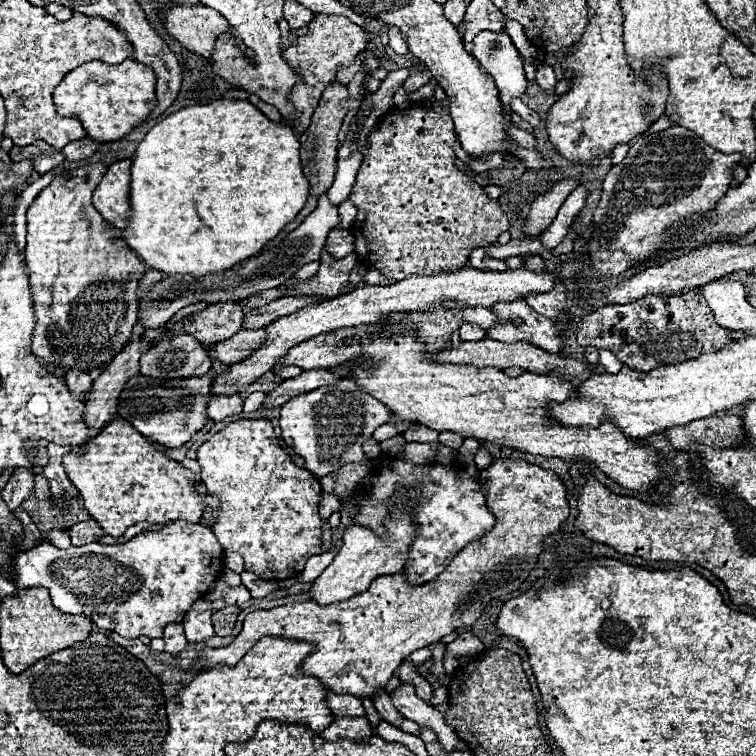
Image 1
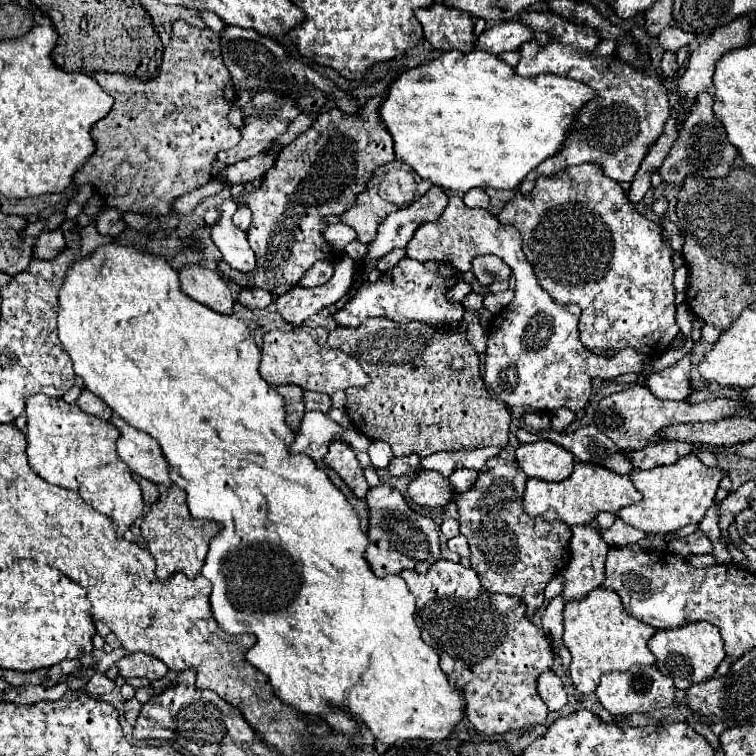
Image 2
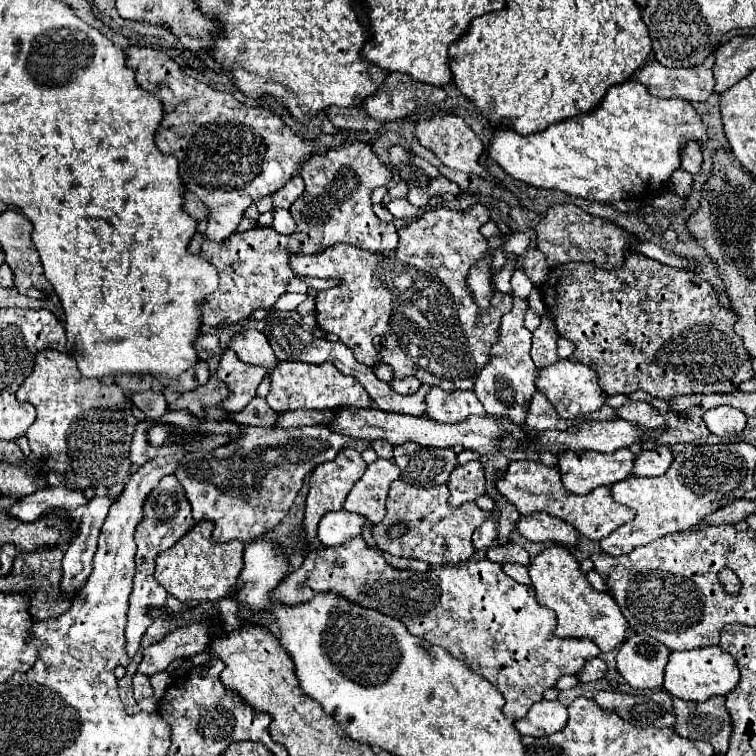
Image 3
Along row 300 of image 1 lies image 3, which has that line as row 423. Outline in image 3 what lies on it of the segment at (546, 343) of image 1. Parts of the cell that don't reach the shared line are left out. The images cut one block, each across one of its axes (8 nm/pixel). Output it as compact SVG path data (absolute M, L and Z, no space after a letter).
M514 296L512 300L514 300L512 310L502 316L500 340L494 344L494 350L490 352L488 366L484 366L482 372L478 374L474 392L476 392L478 400L482 402L486 414L490 414L494 418L506 418L506 420L514 422L516 426L524 426L528 404L536 392L536 386L534 386L536 366L530 358L532 332L528 332L524 328L524 316L528 312L528 302L518 296Z

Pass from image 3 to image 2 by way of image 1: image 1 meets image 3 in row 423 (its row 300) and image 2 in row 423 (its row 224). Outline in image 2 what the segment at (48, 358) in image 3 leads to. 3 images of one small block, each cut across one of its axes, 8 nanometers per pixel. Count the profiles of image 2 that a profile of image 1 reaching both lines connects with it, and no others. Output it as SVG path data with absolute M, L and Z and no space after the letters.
M44 394L26 398L26 416L28 460L34 472L50 484L76 490L86 504L112 518L118 526L118 536L122 536L144 514L144 500L130 468L116 454L118 428L112 422L84 414L76 404L66 404L62 398Z

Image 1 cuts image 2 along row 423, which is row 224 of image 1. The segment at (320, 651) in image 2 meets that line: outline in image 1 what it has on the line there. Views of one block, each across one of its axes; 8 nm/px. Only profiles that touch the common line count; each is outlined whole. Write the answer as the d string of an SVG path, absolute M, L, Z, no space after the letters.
M216 100L212 104L204 106L188 106L182 108L162 122L158 122L138 144L132 160L132 180L130 180L130 214L128 214L128 226L124 228L124 240L130 250L134 250L142 262L146 264L146 270L160 270L162 274L188 274L194 278L202 278L206 274L230 270L238 262L258 254L266 242L270 242L288 222L296 218L296 214L304 208L308 198L308 180L302 174L300 164L300 142L290 126L274 124L268 120L260 110L256 110L246 100Z

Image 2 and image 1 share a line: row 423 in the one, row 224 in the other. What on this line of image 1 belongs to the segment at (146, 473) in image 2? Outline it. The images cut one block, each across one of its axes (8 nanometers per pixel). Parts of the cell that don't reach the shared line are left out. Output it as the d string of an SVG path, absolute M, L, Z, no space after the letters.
M120 160L108 166L100 184L94 190L96 210L116 228L126 228L130 212L130 164L132 160Z

